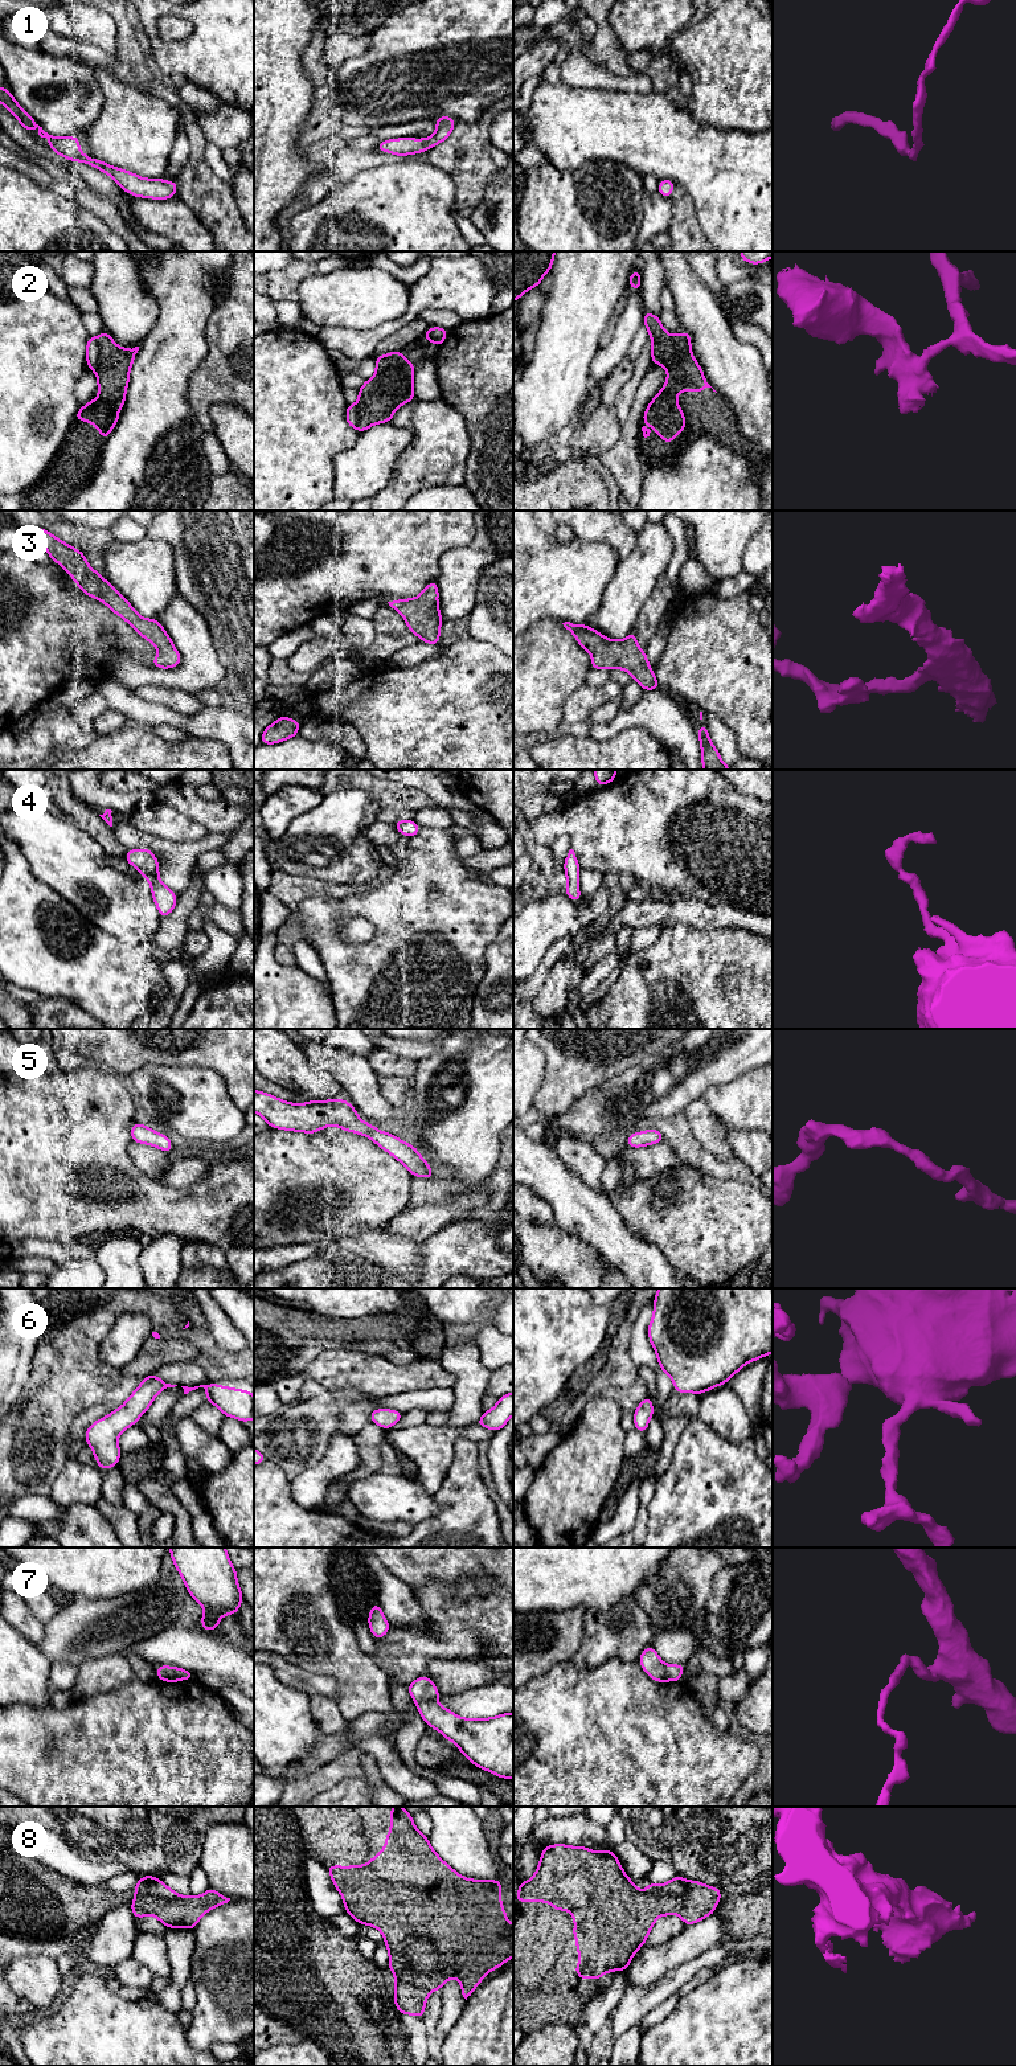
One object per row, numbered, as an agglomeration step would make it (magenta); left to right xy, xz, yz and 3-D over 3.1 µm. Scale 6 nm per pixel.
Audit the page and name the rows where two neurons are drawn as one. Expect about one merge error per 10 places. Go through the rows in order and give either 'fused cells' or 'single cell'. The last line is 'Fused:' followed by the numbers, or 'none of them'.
1: single cell
2: fused cells
3: single cell
4: single cell
5: single cell
6: single cell
7: single cell
8: single cell
Fused: 2

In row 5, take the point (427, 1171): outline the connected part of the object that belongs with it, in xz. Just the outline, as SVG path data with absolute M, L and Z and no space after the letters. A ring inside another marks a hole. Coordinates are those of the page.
M254 1090L254 1112L261 1115L271 1128L314 1134L328 1126L337 1126L344 1131L360 1134L402 1163L411 1176L429 1180L434 1177L433 1168L414 1145L362 1122L356 1108L344 1099L310 1100L295 1104L262 1090Z

